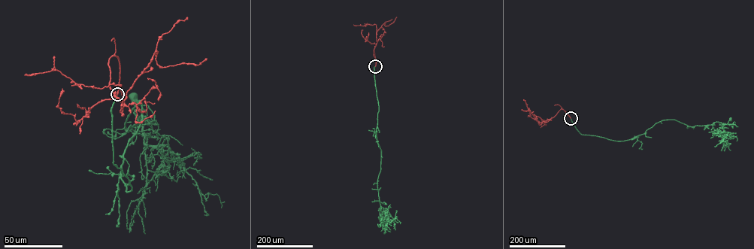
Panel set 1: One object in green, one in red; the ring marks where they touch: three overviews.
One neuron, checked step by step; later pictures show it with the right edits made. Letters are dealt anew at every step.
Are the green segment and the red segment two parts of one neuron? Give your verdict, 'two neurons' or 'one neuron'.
one neuron

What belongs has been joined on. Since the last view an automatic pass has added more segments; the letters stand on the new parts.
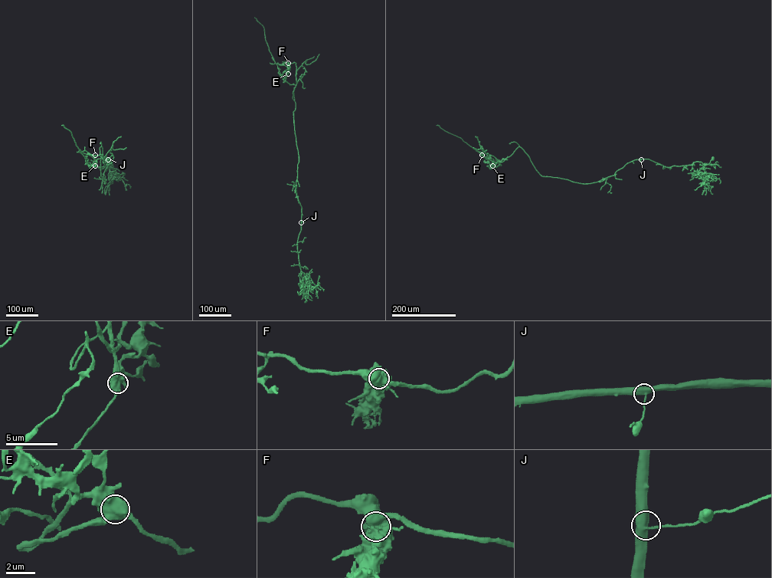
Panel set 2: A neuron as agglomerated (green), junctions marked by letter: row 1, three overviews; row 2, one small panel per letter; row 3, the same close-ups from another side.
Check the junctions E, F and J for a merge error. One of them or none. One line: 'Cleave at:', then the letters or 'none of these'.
Cleave at: F

